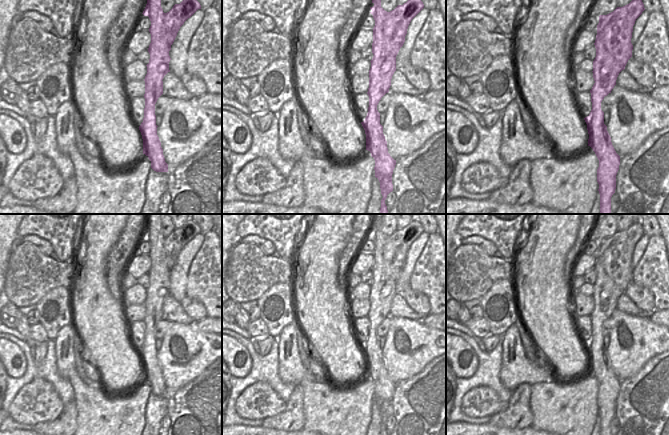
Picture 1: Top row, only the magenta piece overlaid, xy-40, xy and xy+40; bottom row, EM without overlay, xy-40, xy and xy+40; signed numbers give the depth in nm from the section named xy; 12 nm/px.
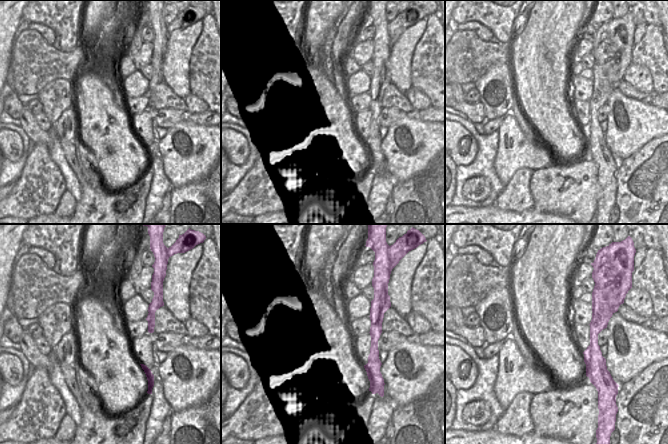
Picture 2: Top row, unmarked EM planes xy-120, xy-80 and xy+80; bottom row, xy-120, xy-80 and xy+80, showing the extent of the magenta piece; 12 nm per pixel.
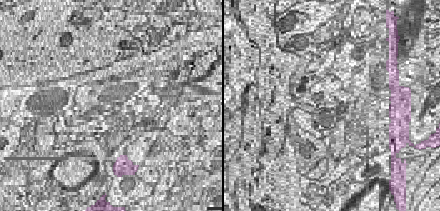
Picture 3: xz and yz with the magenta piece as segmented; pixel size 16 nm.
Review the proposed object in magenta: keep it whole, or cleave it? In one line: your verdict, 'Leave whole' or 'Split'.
Split.

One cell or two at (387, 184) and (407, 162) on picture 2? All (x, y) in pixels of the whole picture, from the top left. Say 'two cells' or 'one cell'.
two cells

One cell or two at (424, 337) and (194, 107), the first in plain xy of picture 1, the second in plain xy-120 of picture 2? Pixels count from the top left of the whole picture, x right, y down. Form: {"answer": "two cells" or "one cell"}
{"answer": "two cells"}

